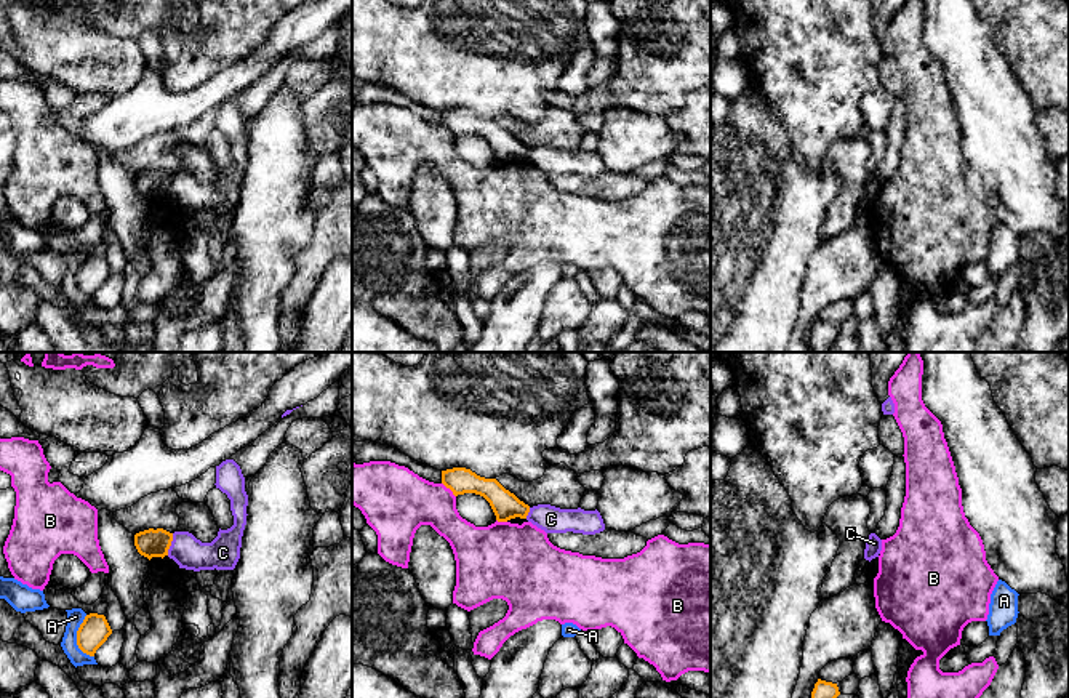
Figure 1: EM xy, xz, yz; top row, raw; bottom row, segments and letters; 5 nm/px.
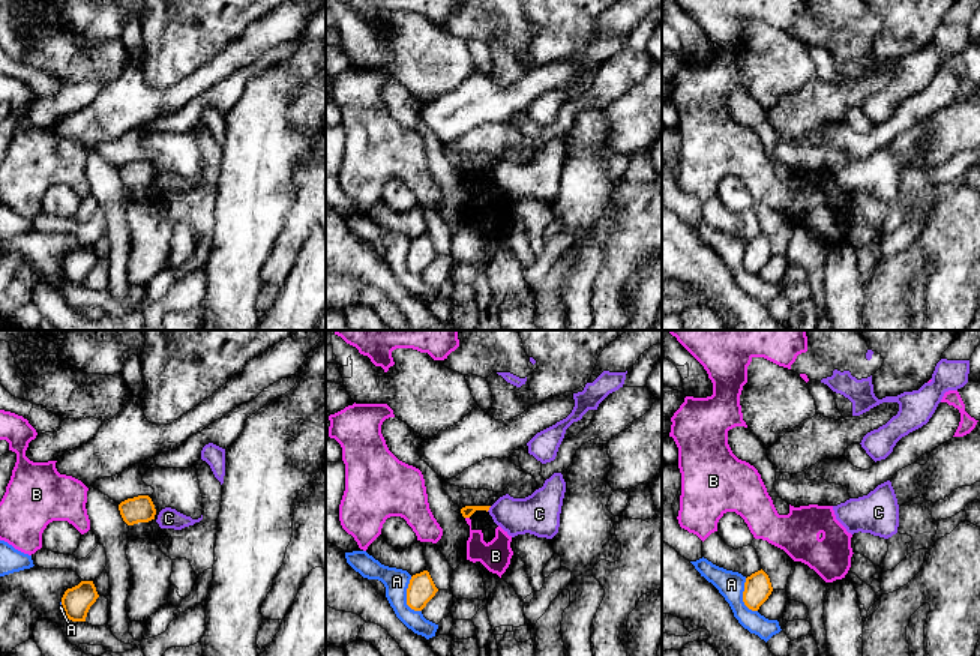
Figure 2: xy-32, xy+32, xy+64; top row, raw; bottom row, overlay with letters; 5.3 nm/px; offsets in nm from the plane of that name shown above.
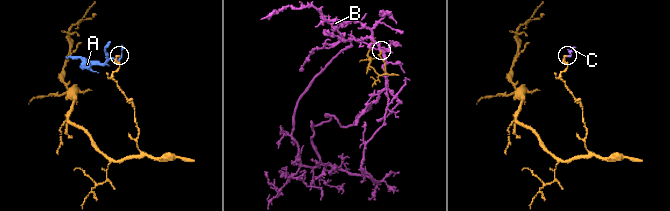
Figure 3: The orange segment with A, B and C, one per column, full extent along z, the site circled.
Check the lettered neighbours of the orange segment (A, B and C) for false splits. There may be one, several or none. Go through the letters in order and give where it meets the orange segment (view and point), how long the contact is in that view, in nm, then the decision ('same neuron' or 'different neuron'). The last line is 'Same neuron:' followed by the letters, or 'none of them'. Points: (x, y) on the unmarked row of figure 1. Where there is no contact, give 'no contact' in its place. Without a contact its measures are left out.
A: contact xy (77, 280); length 220 nm; different neuron
B: contact xz (450, 130); length 100 nm; different neuron
C: contact xy (170, 186); length 120 nm; different neuron
Same neuron: none of them

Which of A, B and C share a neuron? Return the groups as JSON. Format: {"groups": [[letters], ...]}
{"groups": [["A"], ["B"], ["C"]]}

